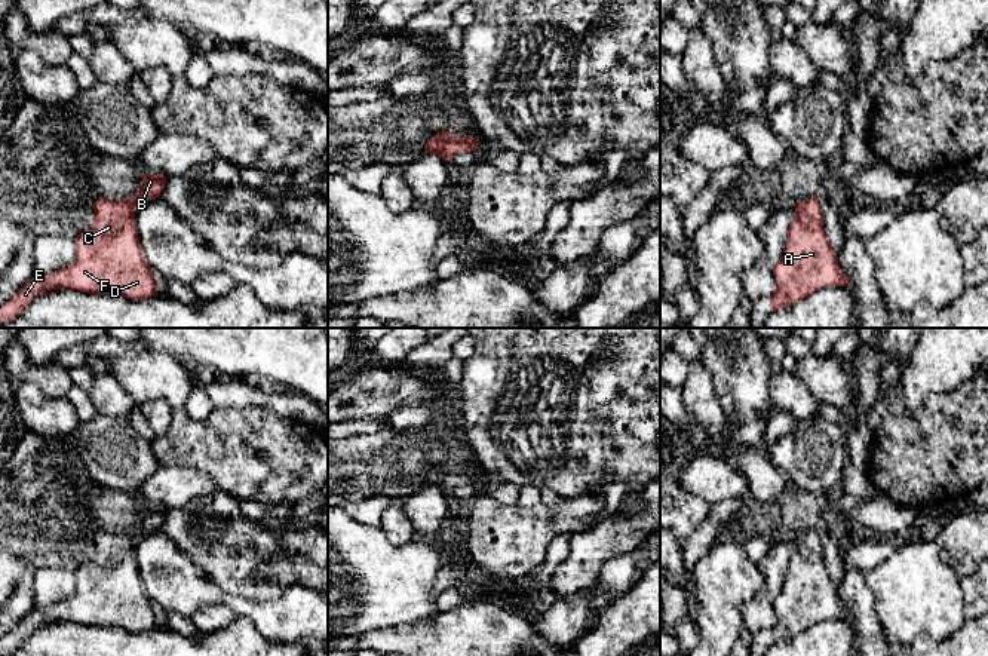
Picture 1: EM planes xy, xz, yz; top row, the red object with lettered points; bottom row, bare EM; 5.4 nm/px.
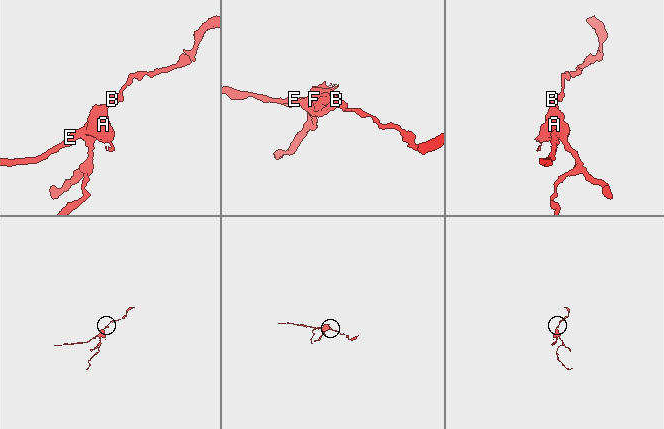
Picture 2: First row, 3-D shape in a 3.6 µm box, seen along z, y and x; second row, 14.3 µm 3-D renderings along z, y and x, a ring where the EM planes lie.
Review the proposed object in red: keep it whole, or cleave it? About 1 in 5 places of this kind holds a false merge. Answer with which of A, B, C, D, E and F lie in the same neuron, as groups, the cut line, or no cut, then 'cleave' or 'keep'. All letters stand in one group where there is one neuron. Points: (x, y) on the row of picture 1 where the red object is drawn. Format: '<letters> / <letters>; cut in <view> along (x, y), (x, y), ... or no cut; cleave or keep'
A B C D E F; no cut; keep

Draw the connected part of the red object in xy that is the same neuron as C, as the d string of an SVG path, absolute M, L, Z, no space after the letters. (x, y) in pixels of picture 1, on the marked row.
M142 174L141 188L129 199L99 197L93 205L92 226L76 236L76 258L46 276L33 276L0 307L0 324L19 316L36 295L52 289L77 289L89 294L119 292L145 300L157 292L153 270L139 246L135 209L160 196L165 175Z

